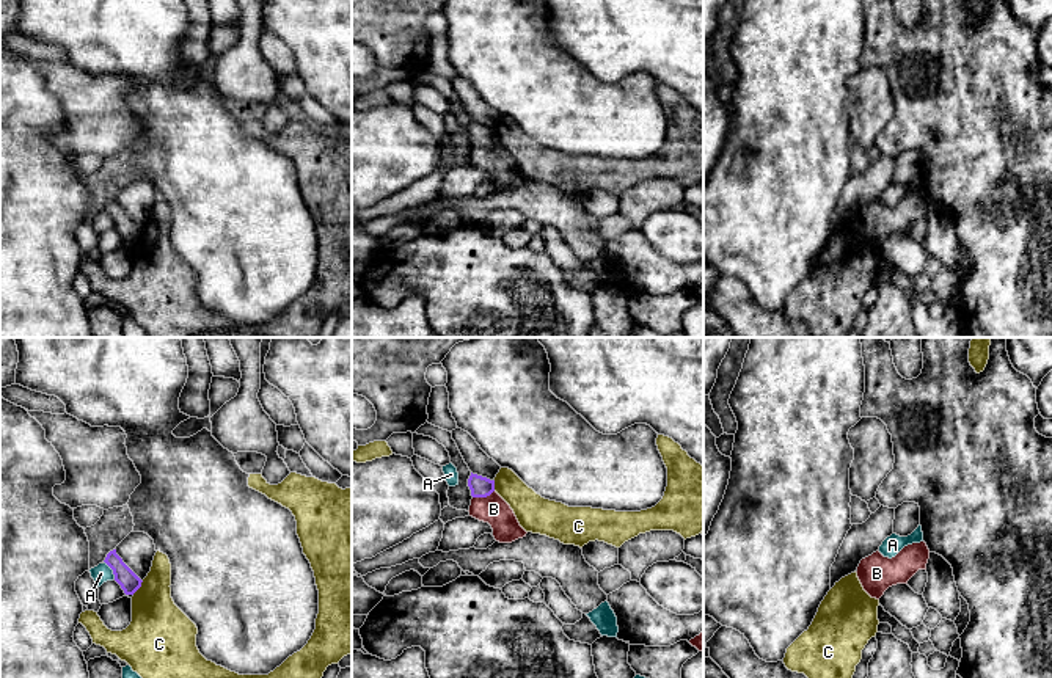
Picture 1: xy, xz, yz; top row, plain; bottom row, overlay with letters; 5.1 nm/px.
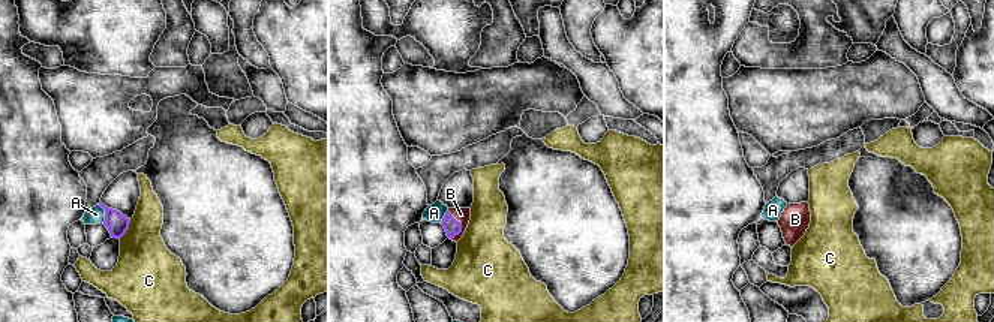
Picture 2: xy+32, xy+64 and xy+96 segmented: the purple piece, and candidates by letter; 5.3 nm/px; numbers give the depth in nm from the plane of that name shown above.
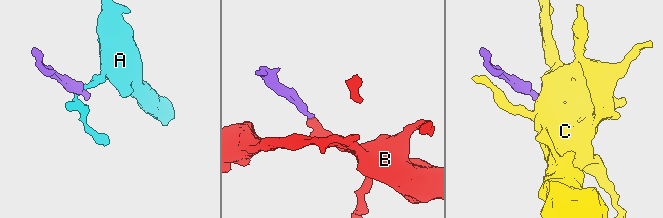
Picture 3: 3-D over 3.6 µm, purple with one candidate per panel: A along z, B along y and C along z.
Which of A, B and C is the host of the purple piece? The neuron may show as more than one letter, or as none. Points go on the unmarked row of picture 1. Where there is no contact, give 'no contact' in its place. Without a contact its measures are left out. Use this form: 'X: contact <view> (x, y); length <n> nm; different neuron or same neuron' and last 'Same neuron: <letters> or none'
A: contact xy (112, 217); length 110 nm; different neuron
B: contact xz (482, 145); length 120 nm; same neuron
C: contact xy (138, 236); length 90 nm; different neuron
Same neuron: B

